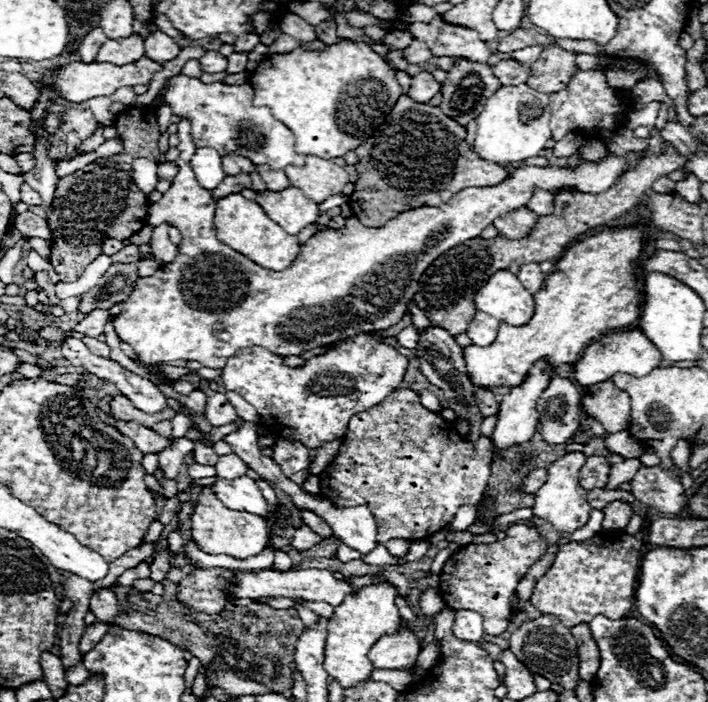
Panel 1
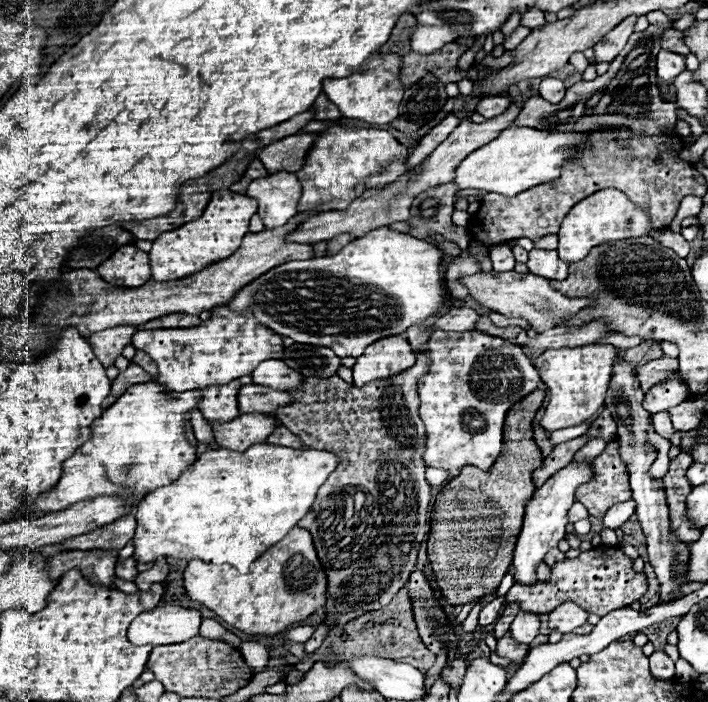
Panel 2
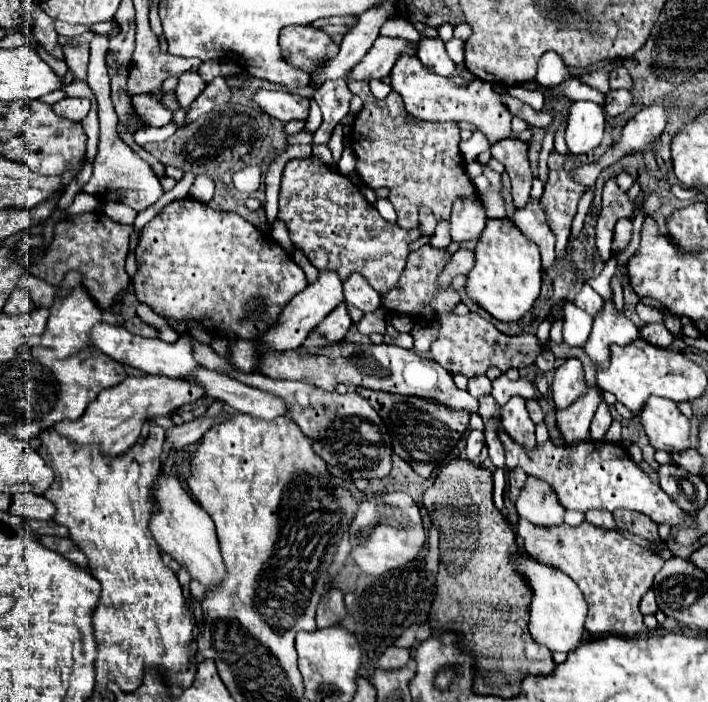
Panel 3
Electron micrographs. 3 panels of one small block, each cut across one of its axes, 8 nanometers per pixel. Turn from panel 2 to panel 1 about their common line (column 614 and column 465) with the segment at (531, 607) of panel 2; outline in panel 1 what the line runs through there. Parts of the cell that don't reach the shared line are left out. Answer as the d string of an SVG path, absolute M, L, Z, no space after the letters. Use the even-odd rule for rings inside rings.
M512 524L506 530L504 540L492 544L468 544L456 550L440 572L438 592L448 608L474 610L484 618L484 632L498 636L506 632L510 624L510 596L516 584L528 572L528 568L546 552L548 544L536 528L524 524Z

